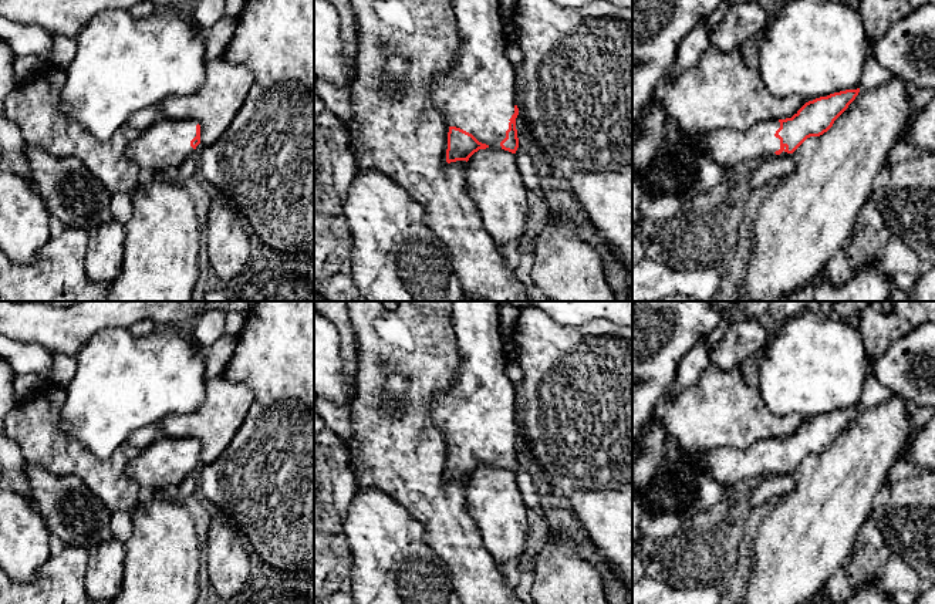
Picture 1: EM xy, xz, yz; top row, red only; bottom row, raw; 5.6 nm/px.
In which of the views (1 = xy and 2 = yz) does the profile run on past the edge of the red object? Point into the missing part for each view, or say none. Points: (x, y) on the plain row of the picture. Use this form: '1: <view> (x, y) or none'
1: xy (162, 465)
2: yz (732, 466)

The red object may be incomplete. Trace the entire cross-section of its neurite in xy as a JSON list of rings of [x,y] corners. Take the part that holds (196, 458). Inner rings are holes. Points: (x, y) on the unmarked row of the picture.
[[[163,438],[139,451],[128,463],[126,473],[139,487],[169,490],[195,475],[199,462],[200,443],[196,439]]]

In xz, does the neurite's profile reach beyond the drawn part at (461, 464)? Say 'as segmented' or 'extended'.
extended

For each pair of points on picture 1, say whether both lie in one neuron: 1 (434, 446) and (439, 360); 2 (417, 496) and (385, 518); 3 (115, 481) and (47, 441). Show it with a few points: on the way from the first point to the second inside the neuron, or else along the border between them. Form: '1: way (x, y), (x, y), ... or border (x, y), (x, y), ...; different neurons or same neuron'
1: way (417, 427), (417, 401), (422, 381); same neuron
2: border (374, 488), (388, 493), (425, 530); different neurons
3: way (98, 475), (78, 461), (64, 456); same neuron

